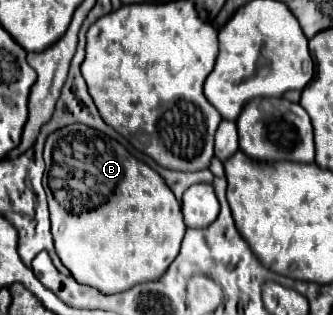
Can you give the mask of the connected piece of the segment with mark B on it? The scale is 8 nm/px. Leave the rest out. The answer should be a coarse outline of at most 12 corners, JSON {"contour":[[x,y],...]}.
{"contour":[[87,125],[45,143],[57,255],[101,293],[185,235],[163,177]]}

